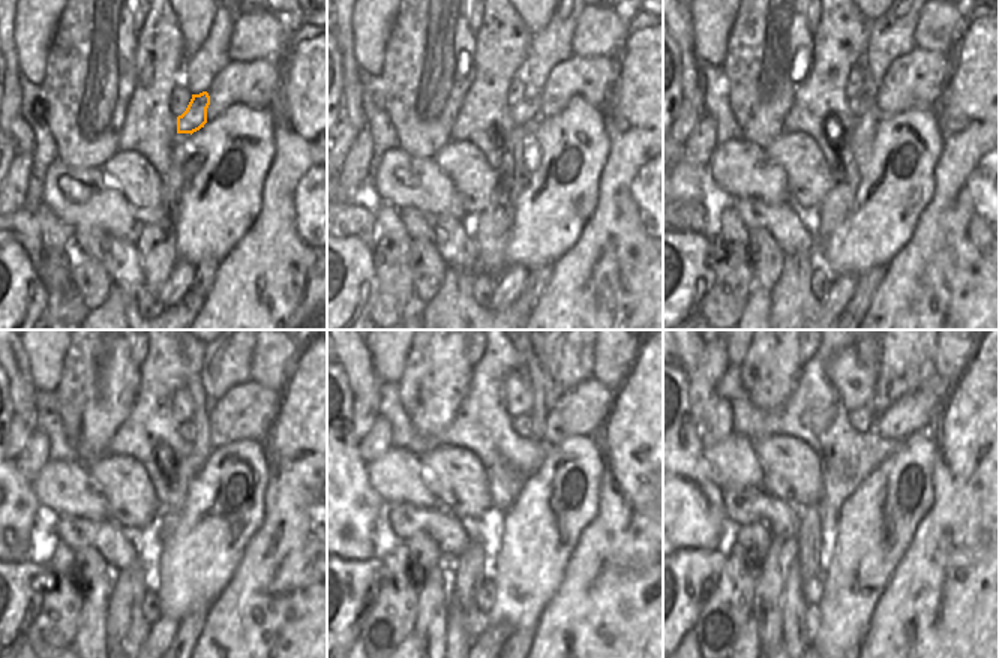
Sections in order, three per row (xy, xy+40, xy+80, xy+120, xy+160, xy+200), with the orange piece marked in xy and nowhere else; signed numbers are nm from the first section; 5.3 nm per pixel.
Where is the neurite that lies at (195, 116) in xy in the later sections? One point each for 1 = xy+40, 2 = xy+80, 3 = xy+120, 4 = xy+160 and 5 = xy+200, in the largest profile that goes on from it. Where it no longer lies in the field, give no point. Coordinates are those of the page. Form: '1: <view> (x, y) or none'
1: xy+40 (528, 108)
2: xy+80 (863, 102)
3: xy+120 (189, 430)
4: xy+160 (524, 424)
5: xy+200 (863, 420)

